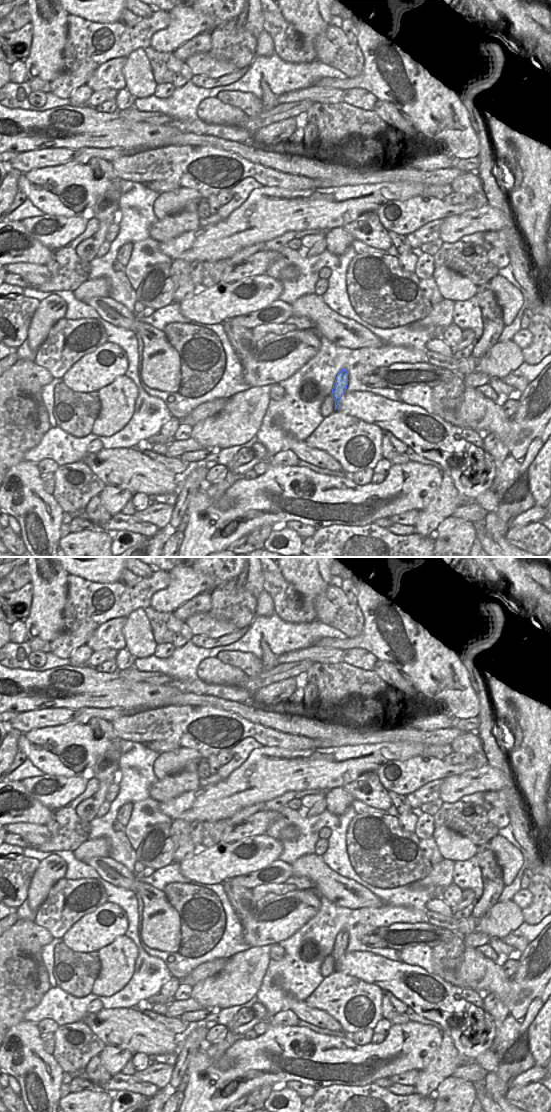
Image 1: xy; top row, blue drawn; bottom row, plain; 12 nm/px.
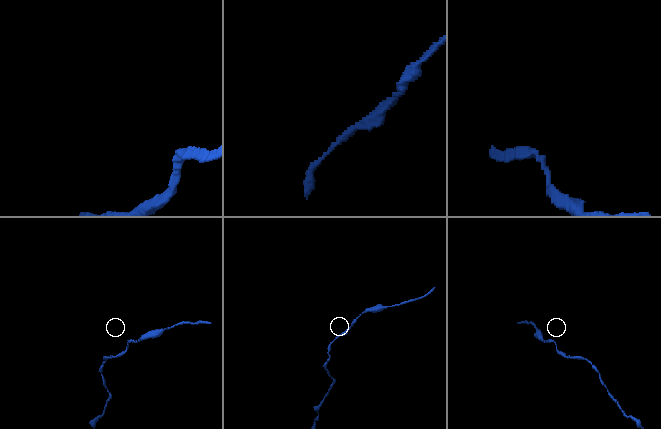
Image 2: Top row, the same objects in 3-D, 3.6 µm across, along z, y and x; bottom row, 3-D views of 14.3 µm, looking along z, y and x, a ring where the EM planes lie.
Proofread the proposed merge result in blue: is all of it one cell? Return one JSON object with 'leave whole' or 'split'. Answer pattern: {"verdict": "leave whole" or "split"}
{"verdict": "leave whole"}

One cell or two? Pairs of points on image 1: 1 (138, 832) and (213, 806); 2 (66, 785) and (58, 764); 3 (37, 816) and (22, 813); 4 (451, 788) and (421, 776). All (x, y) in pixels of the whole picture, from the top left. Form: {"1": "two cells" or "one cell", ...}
{"1": "two cells", "2": "two cells", "3": "one cell", "4": "two cells"}

